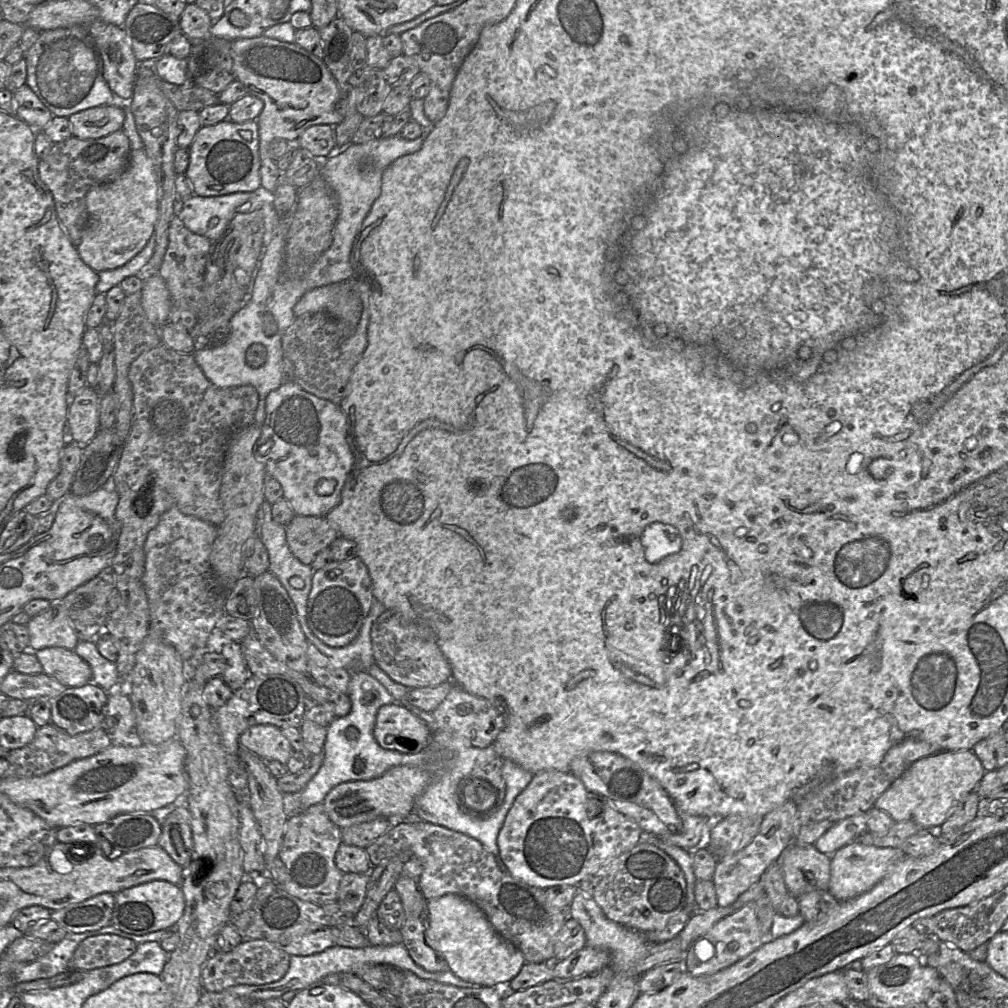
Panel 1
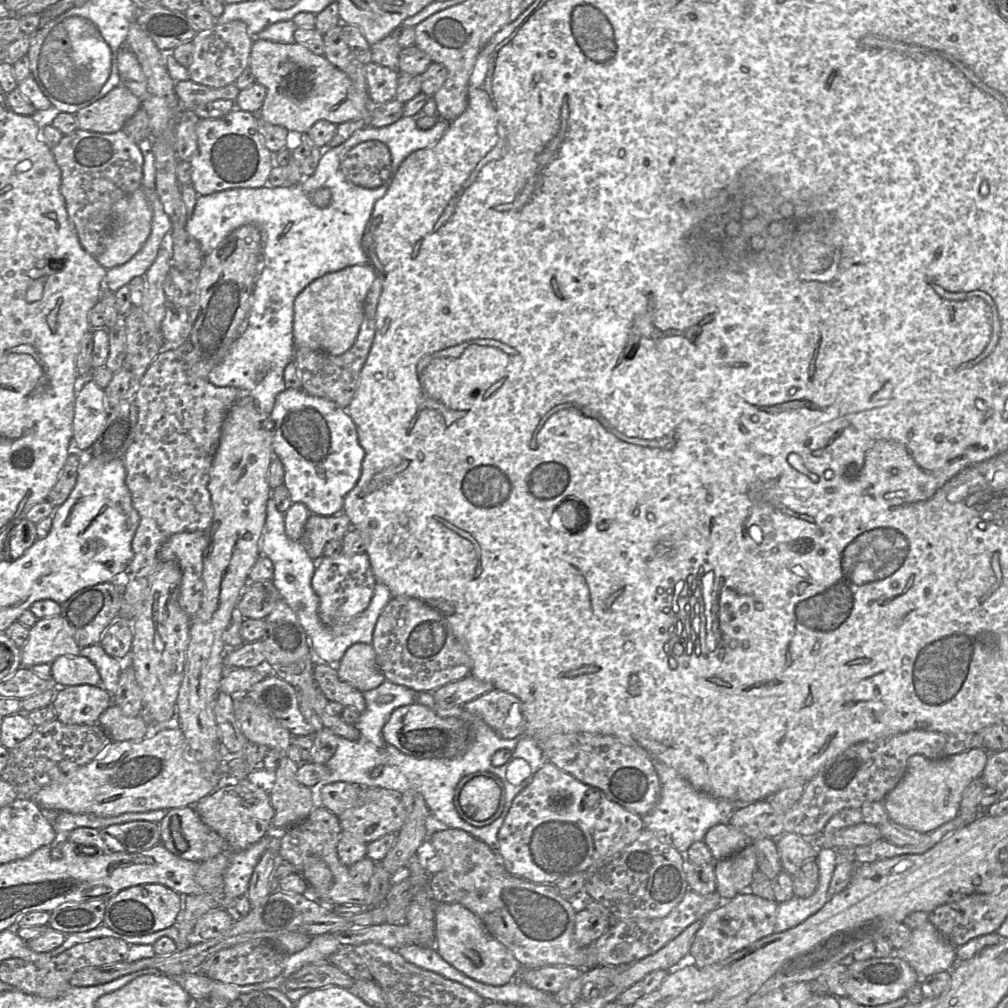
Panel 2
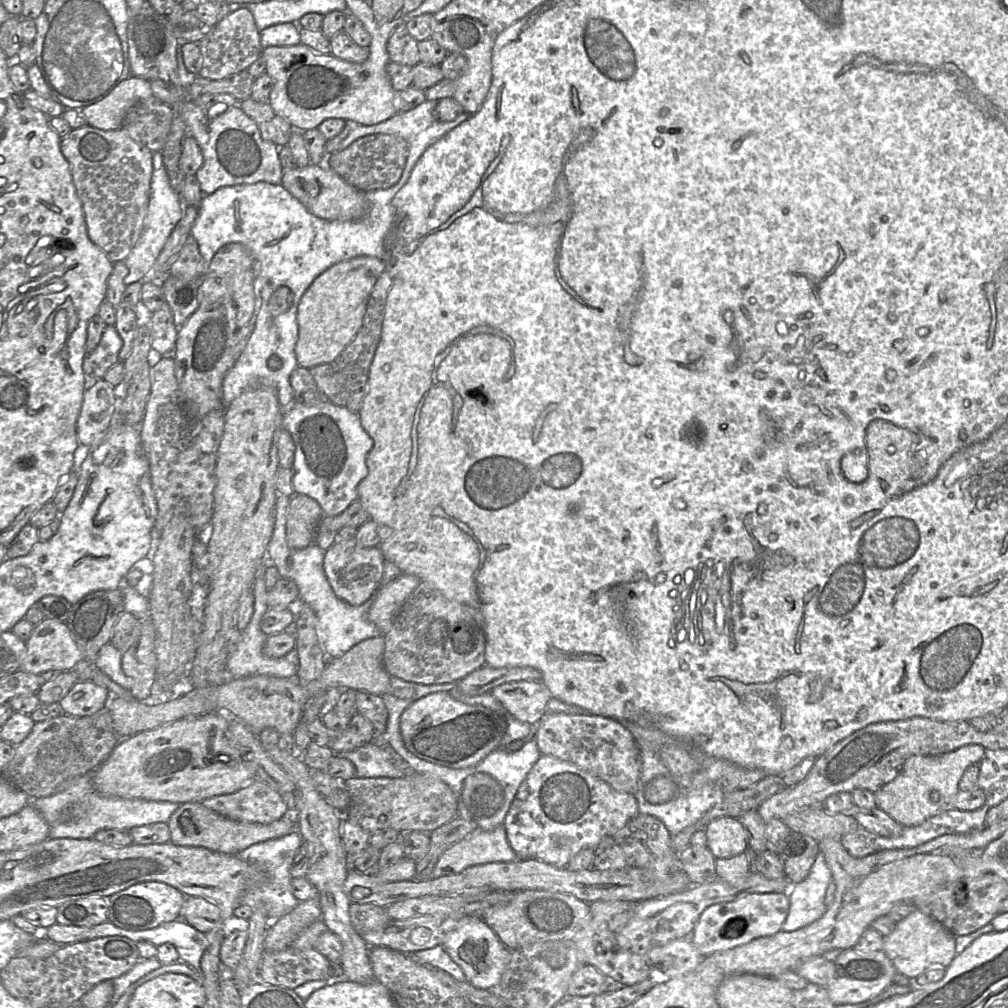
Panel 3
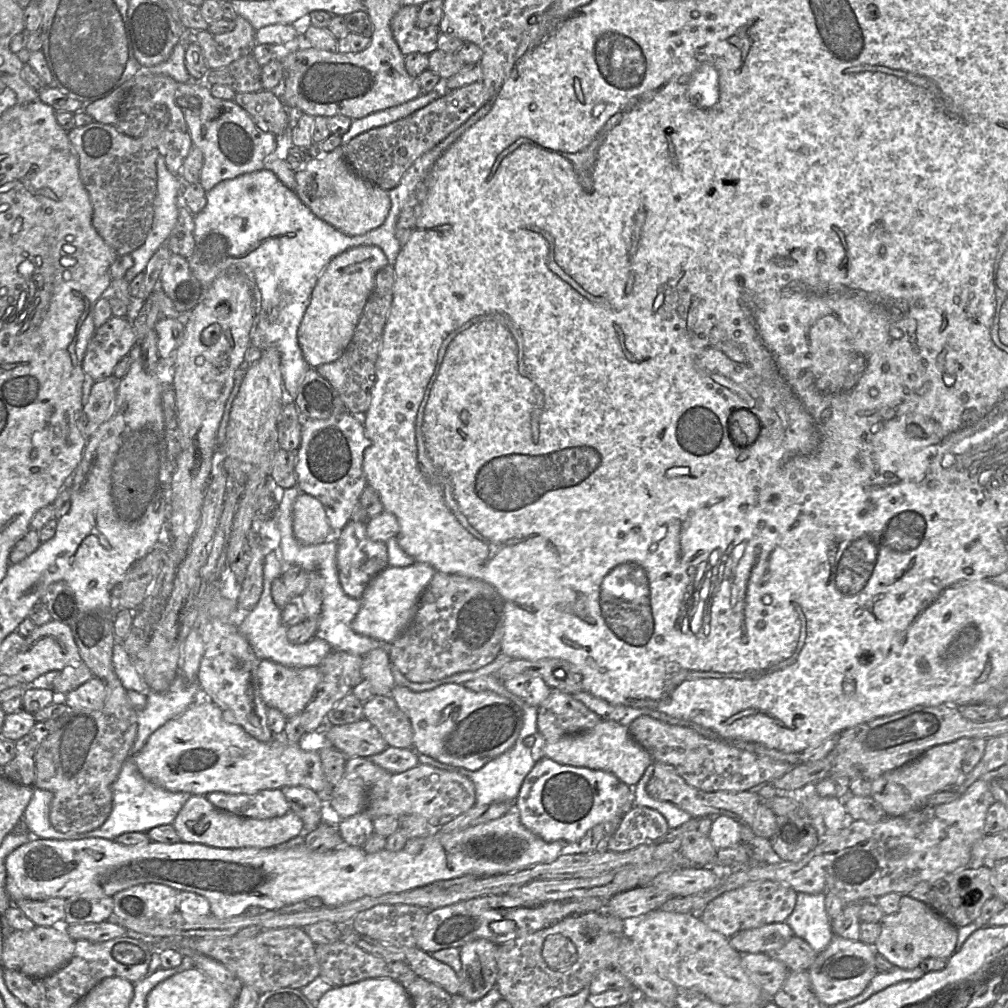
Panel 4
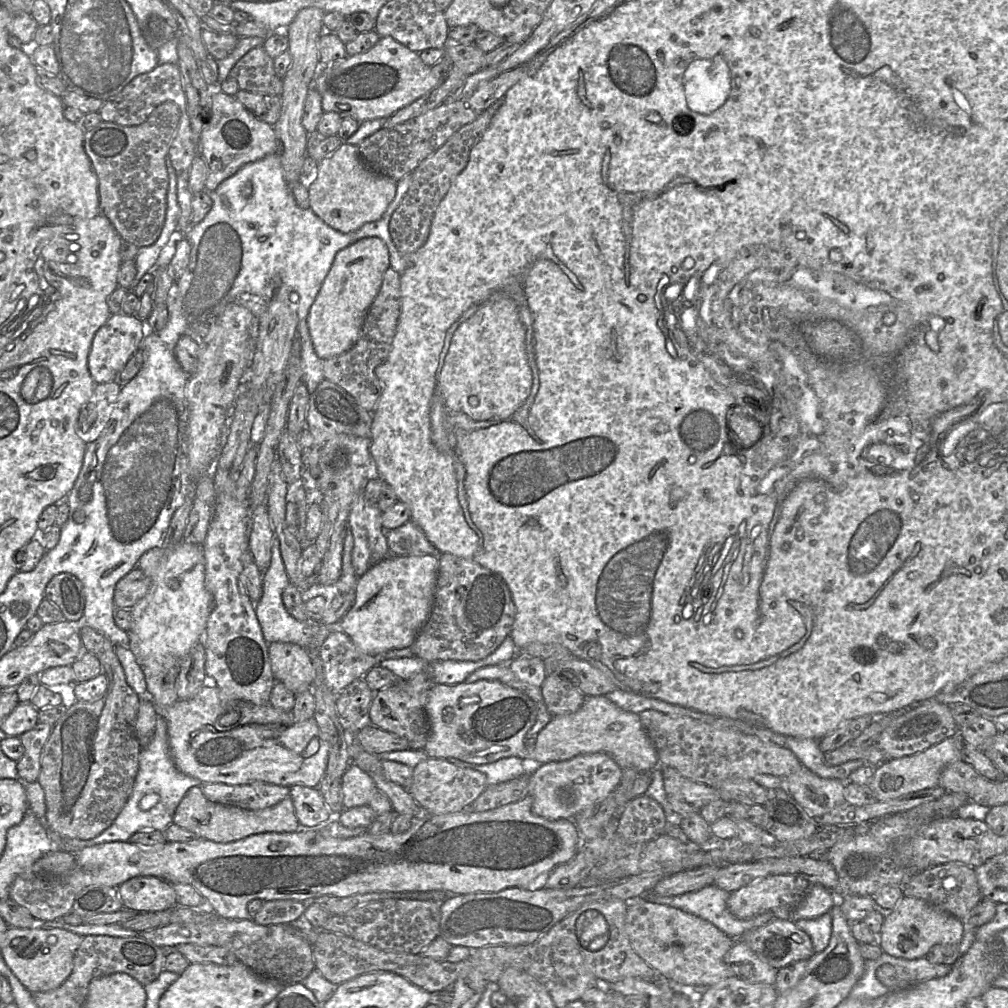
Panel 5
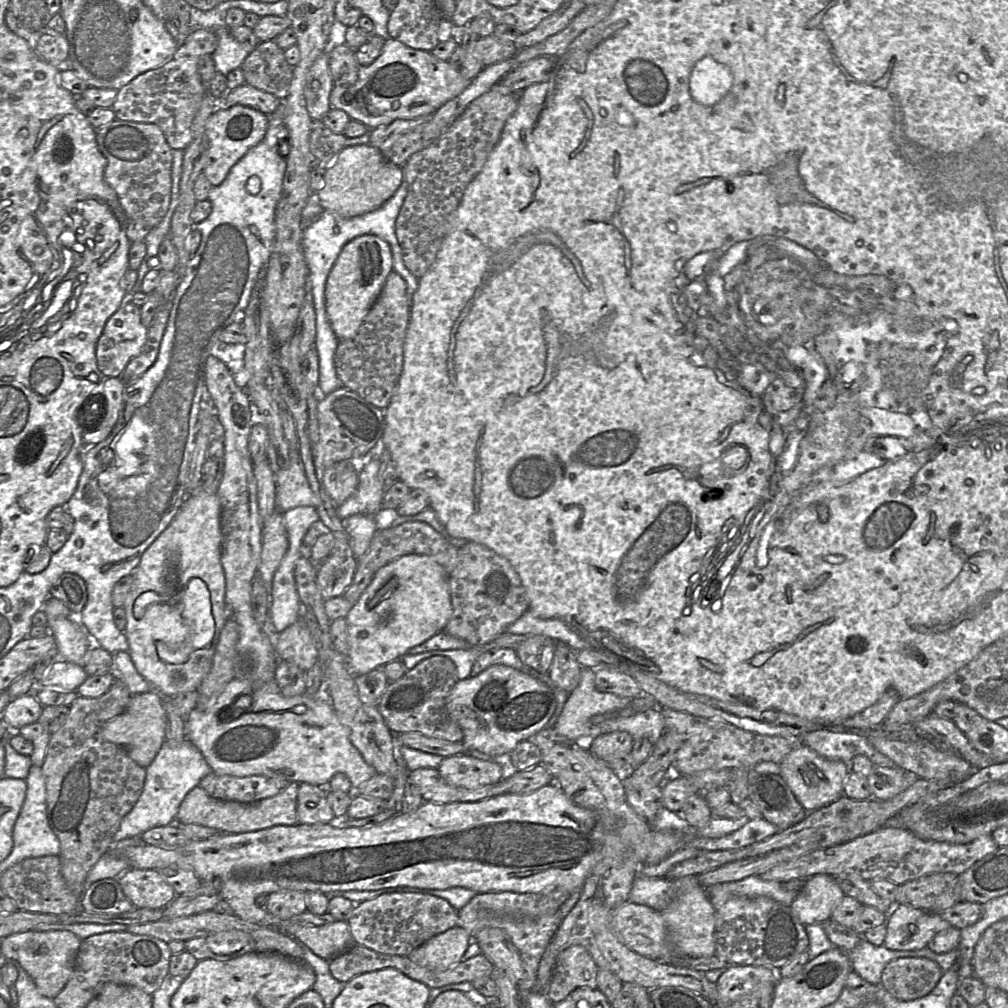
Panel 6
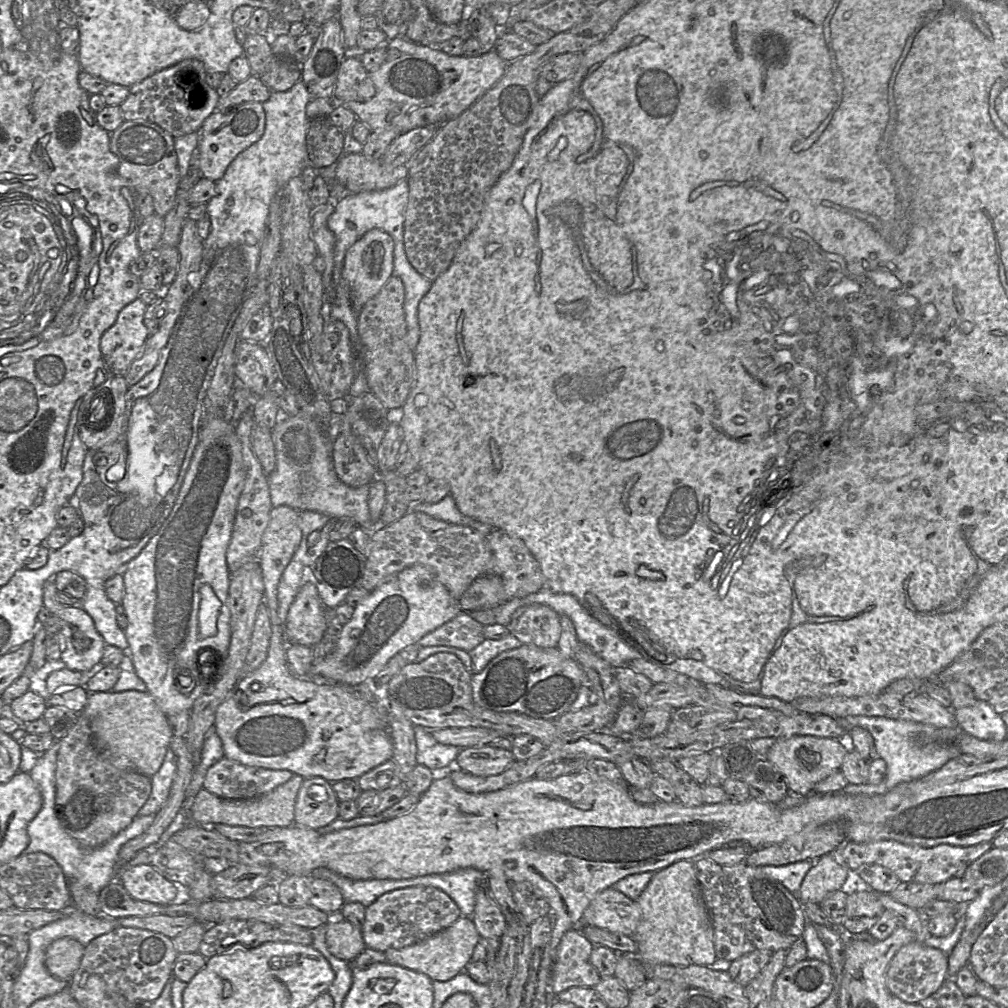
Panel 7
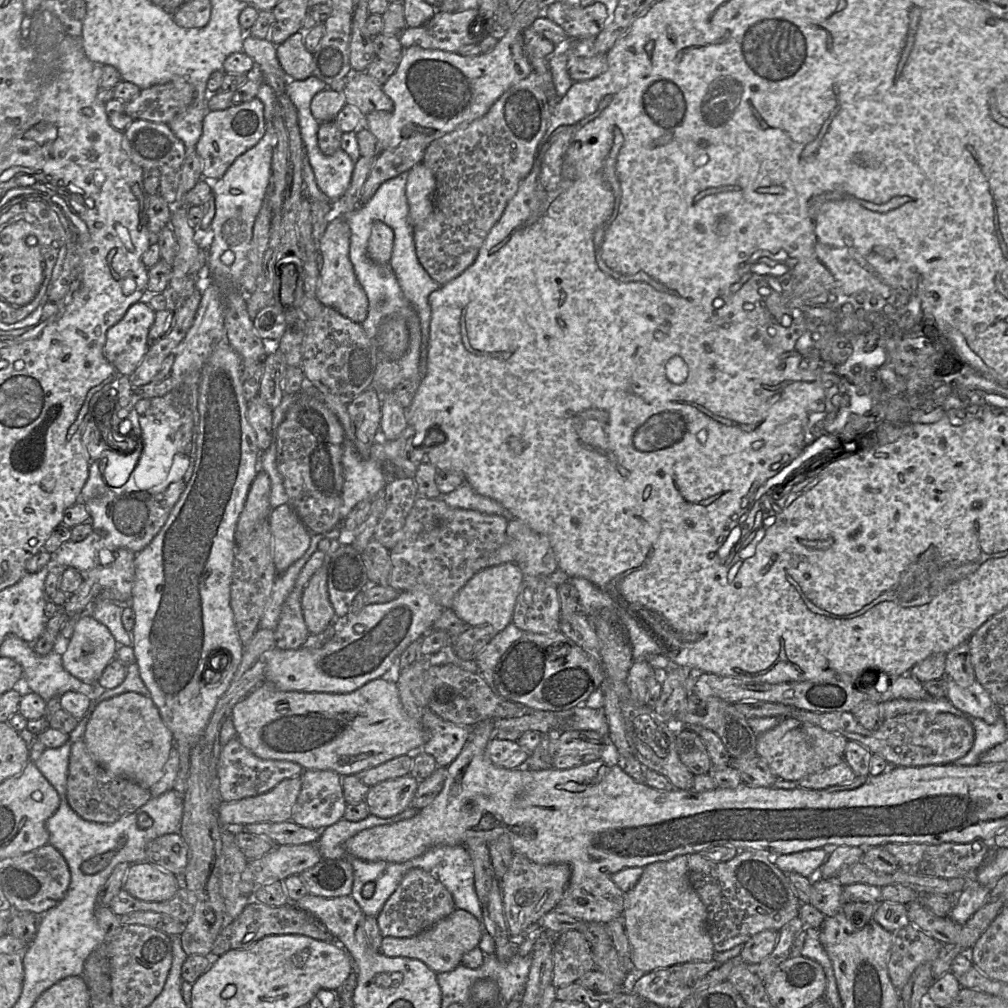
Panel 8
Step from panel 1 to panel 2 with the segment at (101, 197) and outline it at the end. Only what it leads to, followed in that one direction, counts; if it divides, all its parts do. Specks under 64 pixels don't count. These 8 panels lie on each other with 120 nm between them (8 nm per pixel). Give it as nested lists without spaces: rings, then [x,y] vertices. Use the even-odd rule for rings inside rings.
[[[143,187],[117,201],[112,208],[112,226],[105,238],[103,252],[96,258],[105,269],[128,262],[145,244],[152,229],[152,207]]]

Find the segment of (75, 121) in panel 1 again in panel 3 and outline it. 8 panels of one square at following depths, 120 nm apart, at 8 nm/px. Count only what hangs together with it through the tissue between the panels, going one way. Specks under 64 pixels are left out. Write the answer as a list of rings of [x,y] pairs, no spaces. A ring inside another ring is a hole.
[[[131,76],[102,100],[78,110],[87,125],[104,131],[119,130],[128,111],[152,96],[151,80]]]

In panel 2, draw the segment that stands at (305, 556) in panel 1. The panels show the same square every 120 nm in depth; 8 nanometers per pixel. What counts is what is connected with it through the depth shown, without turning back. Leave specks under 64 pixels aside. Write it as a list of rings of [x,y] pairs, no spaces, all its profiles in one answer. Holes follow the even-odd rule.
[[[343,512],[333,516],[312,514],[307,519],[299,542],[311,559],[319,561],[325,545],[333,539],[342,539],[351,528],[350,520]]]

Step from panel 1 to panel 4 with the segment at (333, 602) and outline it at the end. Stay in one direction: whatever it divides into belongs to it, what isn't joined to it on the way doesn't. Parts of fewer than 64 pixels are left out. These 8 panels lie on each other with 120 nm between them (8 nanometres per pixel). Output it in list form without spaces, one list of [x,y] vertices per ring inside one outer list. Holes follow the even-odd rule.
[[[350,520],[342,531],[331,537],[337,539],[336,564],[340,584],[344,592],[354,599],[361,599],[372,579],[388,566],[386,543],[370,539],[366,523]]]

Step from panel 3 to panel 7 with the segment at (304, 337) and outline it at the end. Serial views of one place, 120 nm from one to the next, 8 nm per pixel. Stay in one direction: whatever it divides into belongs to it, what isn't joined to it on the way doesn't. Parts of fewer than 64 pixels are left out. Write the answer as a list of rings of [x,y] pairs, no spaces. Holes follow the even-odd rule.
[[[372,229],[358,239],[346,252],[342,269],[342,279],[348,285],[351,303],[360,311],[367,302],[379,293],[393,275],[393,238],[381,229]]]

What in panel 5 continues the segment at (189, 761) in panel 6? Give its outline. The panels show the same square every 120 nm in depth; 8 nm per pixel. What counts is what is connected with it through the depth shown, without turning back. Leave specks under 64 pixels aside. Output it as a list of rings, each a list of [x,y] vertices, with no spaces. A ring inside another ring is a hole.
[[[158,717],[153,738],[146,747],[142,747],[141,749],[139,755],[139,770],[131,795],[112,824],[98,836],[88,840],[68,838],[61,836],[56,831],[48,828],[48,822],[46,819],[45,793],[43,788],[37,780],[24,784],[29,810],[46,828],[47,835],[52,842],[52,851],[76,853],[85,847],[90,847],[105,842],[128,841],[133,834],[142,830],[165,830],[173,823],[173,816],[176,808],[187,791],[194,786],[200,786],[202,782],[197,778],[184,774],[176,767],[169,748],[167,722],[165,718]],[[148,795],[158,796],[158,801],[152,808],[144,810],[141,808],[141,801]]]

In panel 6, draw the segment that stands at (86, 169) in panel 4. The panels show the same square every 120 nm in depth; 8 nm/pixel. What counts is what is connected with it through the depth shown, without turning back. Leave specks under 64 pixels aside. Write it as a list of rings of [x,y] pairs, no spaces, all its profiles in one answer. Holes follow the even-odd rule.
[[[115,119],[96,130],[100,152],[107,160],[105,182],[116,192],[128,219],[153,229],[166,215],[172,187],[172,149],[162,130],[152,123]]]

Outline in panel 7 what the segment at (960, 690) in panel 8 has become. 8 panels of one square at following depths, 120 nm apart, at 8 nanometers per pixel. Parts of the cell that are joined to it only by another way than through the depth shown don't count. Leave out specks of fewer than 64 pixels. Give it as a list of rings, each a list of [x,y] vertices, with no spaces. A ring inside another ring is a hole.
[[[976,699],[972,705],[954,710],[957,725],[963,732],[985,741],[1001,742],[1007,739],[1007,728],[993,708]]]

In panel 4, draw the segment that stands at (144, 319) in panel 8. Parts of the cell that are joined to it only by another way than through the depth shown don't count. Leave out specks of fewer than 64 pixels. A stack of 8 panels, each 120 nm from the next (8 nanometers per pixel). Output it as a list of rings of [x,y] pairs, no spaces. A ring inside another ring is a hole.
[[[112,316],[95,330],[82,362],[84,373],[94,381],[112,377],[117,363],[137,344],[132,321]]]

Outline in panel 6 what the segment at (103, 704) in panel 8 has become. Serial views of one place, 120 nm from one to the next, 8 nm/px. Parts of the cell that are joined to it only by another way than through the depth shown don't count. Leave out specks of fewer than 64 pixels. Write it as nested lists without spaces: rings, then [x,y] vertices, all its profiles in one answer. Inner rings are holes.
[[[151,689],[146,693],[132,695],[126,711],[104,724],[102,737],[123,748],[132,760],[146,768],[154,760],[166,740],[165,727],[166,714],[163,697]]]

